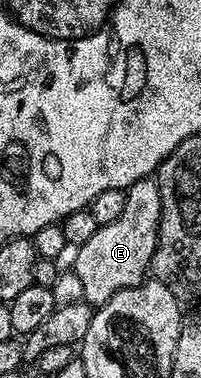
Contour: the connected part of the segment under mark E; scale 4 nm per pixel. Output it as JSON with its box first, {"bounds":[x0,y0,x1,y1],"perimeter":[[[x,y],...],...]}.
{"bounds":[74,177,162,308],"perimeter":[[[155,177],[138,180],[127,189],[126,208],[122,216],[105,226],[97,226],[86,244],[75,247],[74,269],[82,283],[84,301],[93,308],[105,306],[118,292],[140,286],[149,277],[152,257],[158,244],[162,196]]]}

